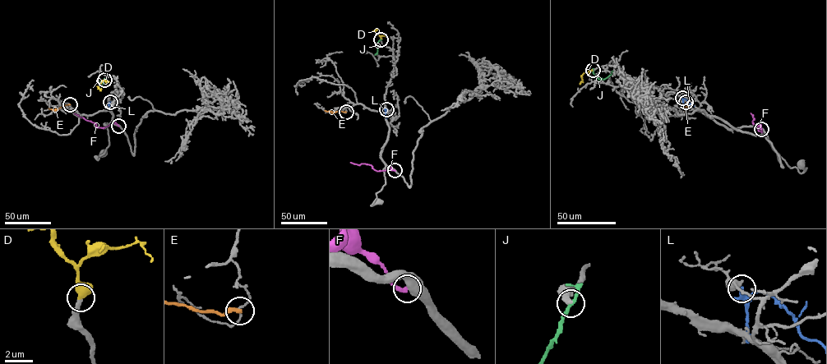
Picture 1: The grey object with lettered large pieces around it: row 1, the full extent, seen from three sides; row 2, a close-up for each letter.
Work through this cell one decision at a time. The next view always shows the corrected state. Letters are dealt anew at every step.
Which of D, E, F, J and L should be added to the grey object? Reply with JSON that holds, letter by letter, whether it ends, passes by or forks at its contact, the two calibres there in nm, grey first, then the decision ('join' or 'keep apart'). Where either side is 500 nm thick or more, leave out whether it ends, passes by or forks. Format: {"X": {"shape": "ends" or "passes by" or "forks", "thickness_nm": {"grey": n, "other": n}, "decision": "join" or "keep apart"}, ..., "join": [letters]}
{"D": {"shape": "passes by", "thickness_nm": {"grey": 320, "other": 440}, "decision": "join"}, "E": {"shape": "ends", "thickness_nm": {"grey": 100, "other": 280}, "decision": "keep apart"}, "F": {"thickness_nm": {"grey": 550, "other": 320}, "decision": "keep apart"}, "J": {"shape": "passes by", "thickness_nm": {"grey": 340, "other": 220}, "decision": "keep apart"}, "L": {"shape": "passes by", "thickness_nm": {"grey": 400, "other": 240}, "decision": "keep apart"}, "join": ["D"]}

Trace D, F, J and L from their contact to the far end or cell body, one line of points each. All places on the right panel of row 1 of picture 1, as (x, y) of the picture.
D: (593, 70), (583, 74), (582, 81)
F: (761, 129), (759, 124), (756, 125), (762, 131), (754, 125), (750, 113)
J: (593, 70), (594, 75), (601, 79), (612, 71)
L: (682, 98), (694, 106)

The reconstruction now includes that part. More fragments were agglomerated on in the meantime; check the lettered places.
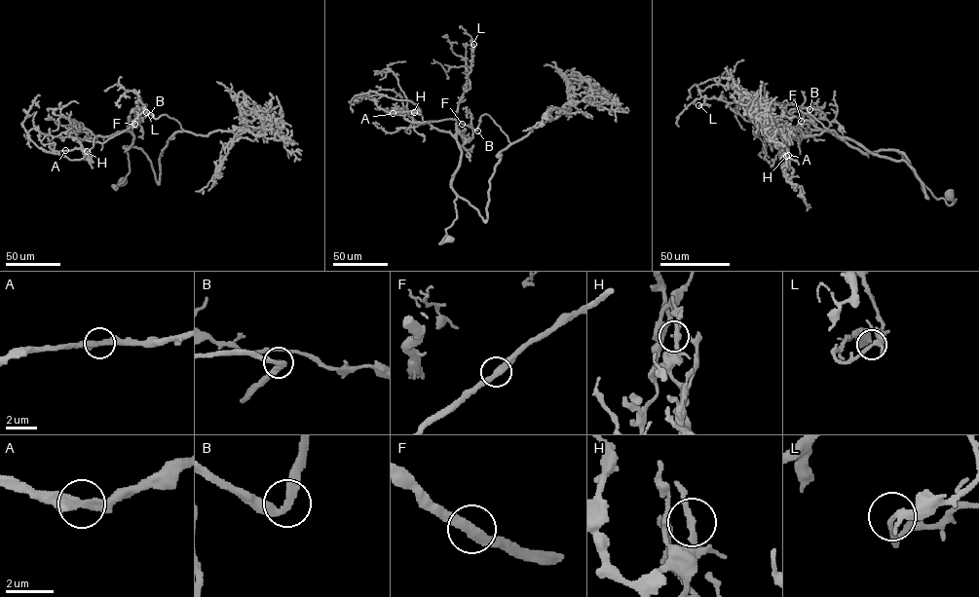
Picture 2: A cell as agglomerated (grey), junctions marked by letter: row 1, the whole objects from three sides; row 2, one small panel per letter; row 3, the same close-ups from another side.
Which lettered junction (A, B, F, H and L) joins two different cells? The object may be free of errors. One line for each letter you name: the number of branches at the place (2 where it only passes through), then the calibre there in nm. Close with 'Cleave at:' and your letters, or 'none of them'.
Cleave at: none of them

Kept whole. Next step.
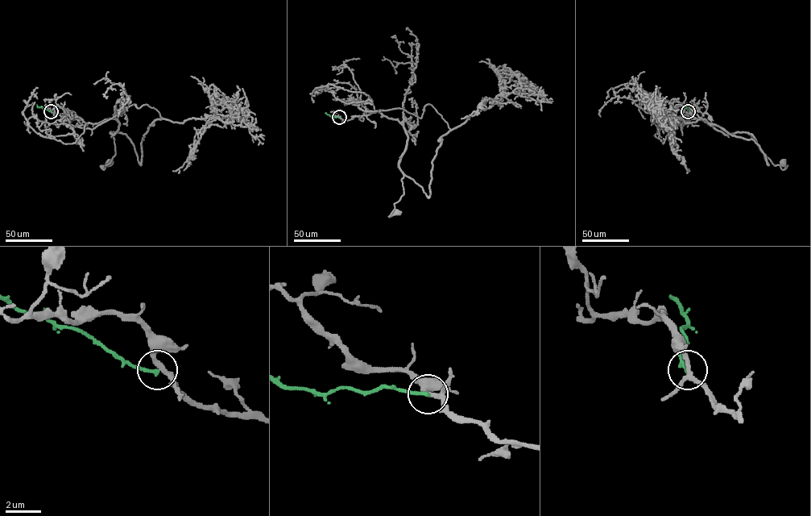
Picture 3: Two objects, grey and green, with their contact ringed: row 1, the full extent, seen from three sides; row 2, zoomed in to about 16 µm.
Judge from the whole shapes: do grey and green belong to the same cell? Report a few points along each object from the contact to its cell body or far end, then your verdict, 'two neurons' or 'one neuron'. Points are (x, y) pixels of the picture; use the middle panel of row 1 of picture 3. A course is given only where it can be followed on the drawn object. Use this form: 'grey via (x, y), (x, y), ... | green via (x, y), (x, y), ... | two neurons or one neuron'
grey via (339, 117), (348, 120), (378, 111), (403, 126), (407, 137), (399, 166), (403, 194), (391, 214), (397, 211) | green via (339, 117), (331, 117), (324, 113) | two neurons

